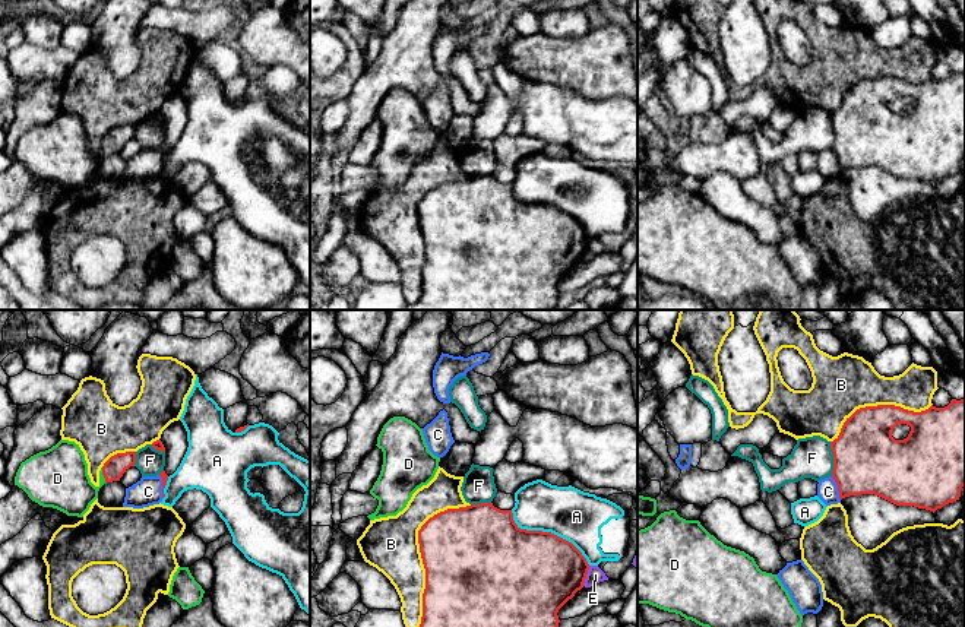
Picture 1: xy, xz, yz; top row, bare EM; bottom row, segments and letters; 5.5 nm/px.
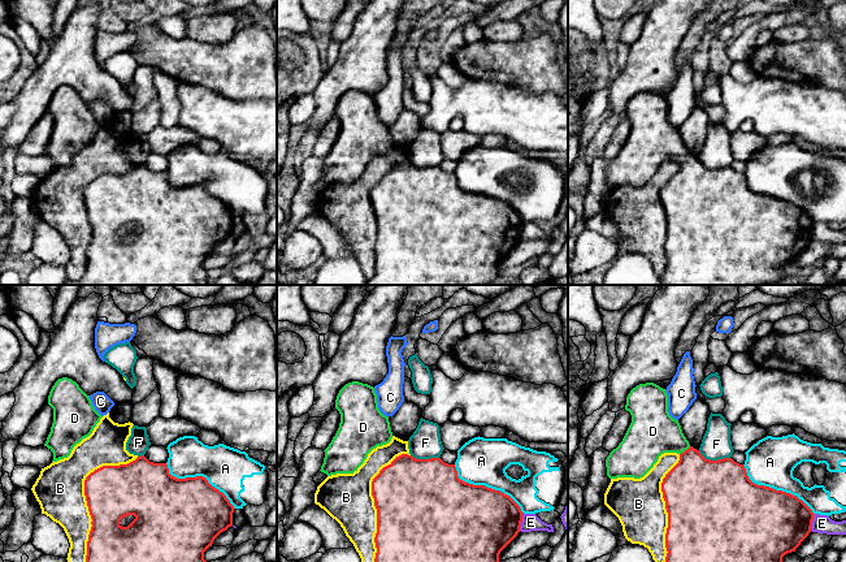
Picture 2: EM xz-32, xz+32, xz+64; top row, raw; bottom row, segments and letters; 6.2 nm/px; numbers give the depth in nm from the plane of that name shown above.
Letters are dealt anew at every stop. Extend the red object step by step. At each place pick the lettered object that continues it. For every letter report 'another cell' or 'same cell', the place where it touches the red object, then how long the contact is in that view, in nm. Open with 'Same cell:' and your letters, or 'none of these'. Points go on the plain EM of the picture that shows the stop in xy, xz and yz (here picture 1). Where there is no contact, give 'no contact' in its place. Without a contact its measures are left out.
Same cell: D
A: another cell | xz (549, 205) | 550 nm
B: another cell | xz (421, 230) | 800 nm
C: another cell | yz (838, 161) | 140 nm
D: same cell | xy (103, 146) | 80 nm
E: another cell | xz (585, 249) | 120 nm
F: another cell | yz (834, 132) | 190 nm

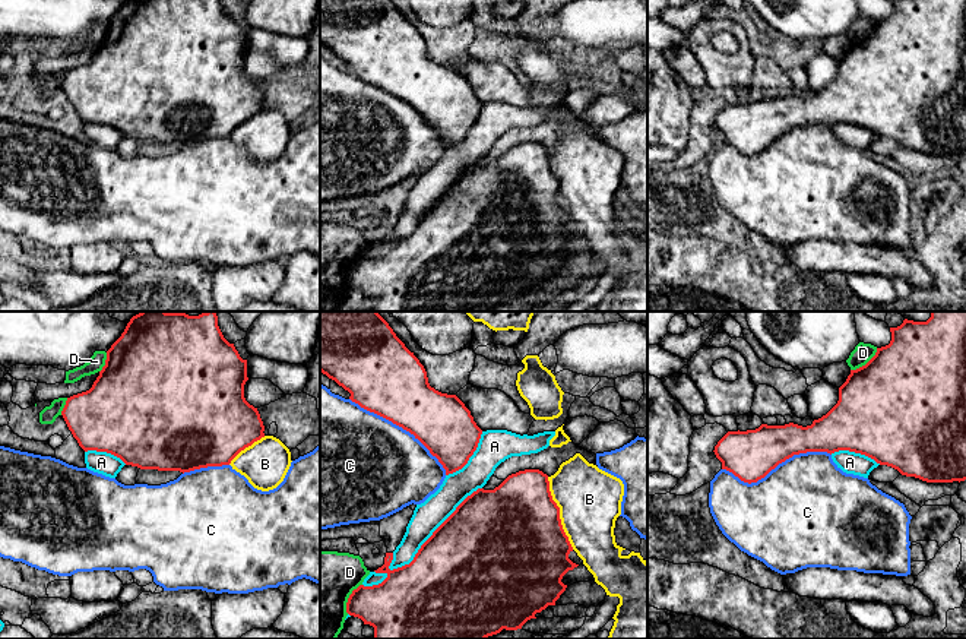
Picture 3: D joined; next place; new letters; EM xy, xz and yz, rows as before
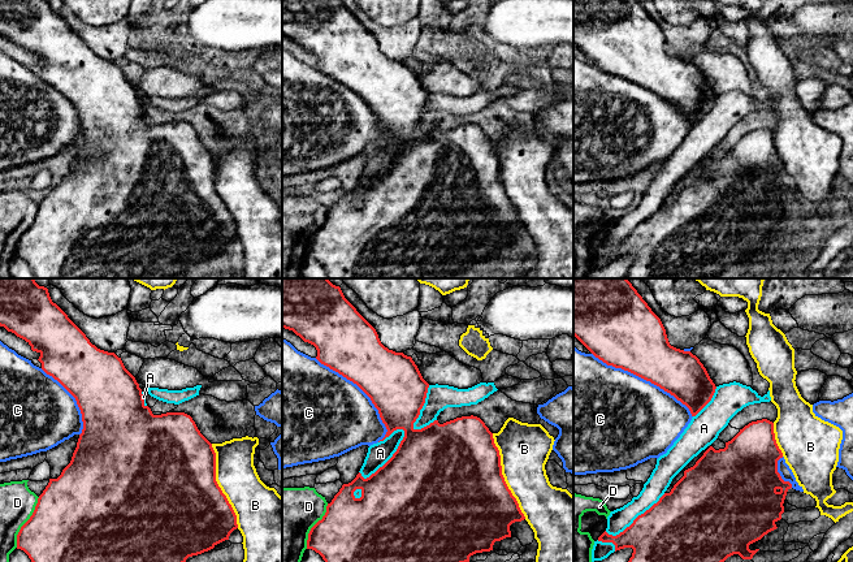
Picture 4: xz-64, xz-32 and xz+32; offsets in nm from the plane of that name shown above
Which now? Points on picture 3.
Same cell: A
A: same cell | xz (433, 206) | 700 nm
B: another cell | xz (558, 186) | 420 nm
C: another cell | yz (776, 138) | 600 nm
D: another cell | xz (348, 271) | 190 nm

